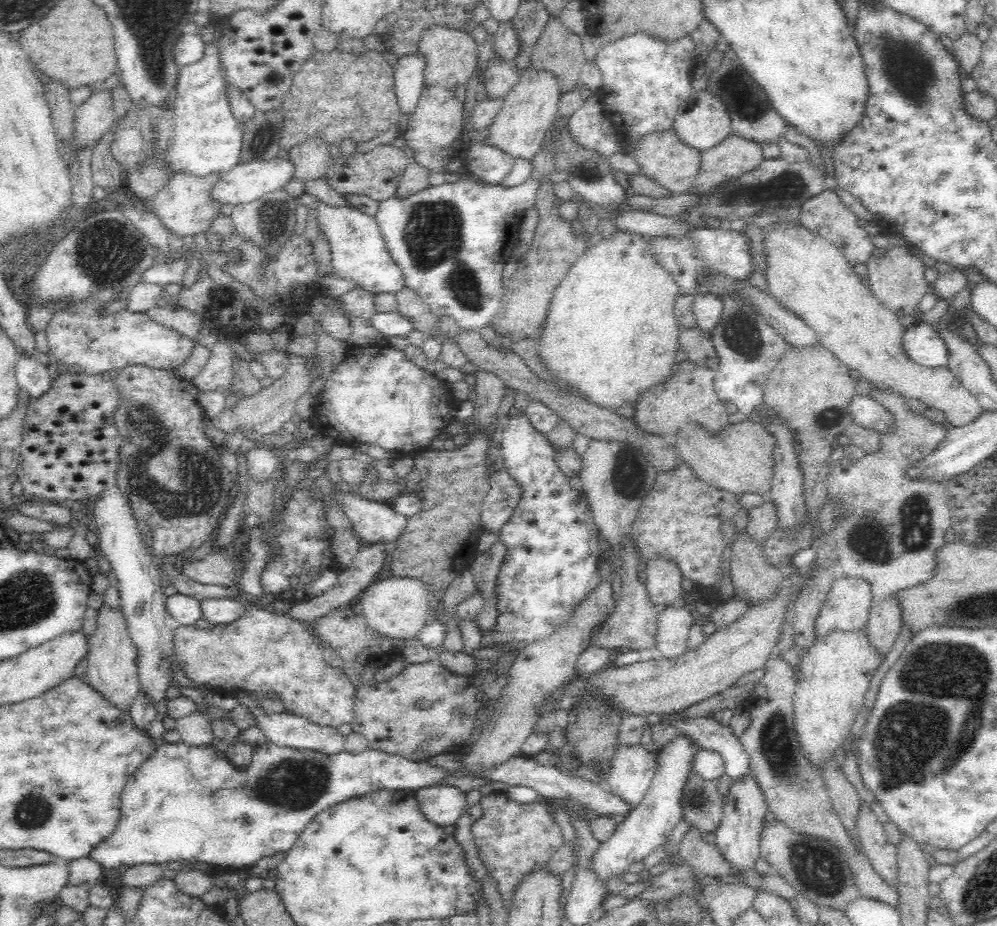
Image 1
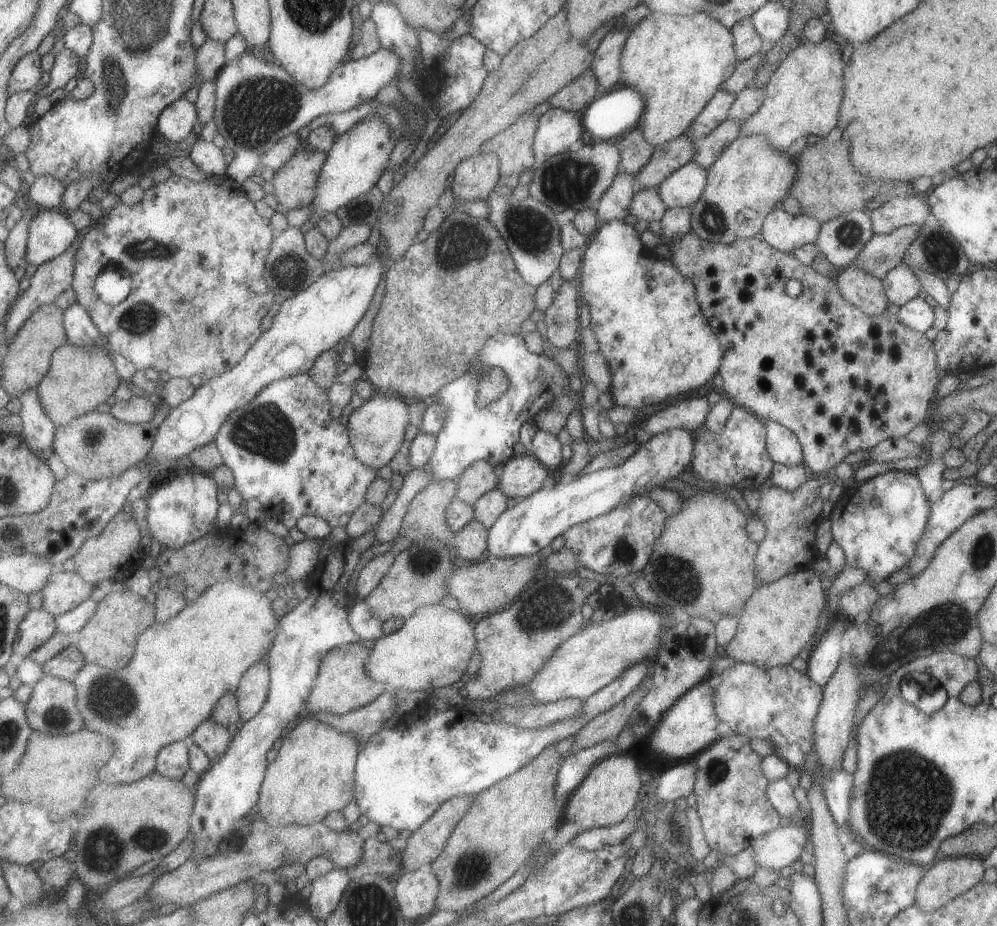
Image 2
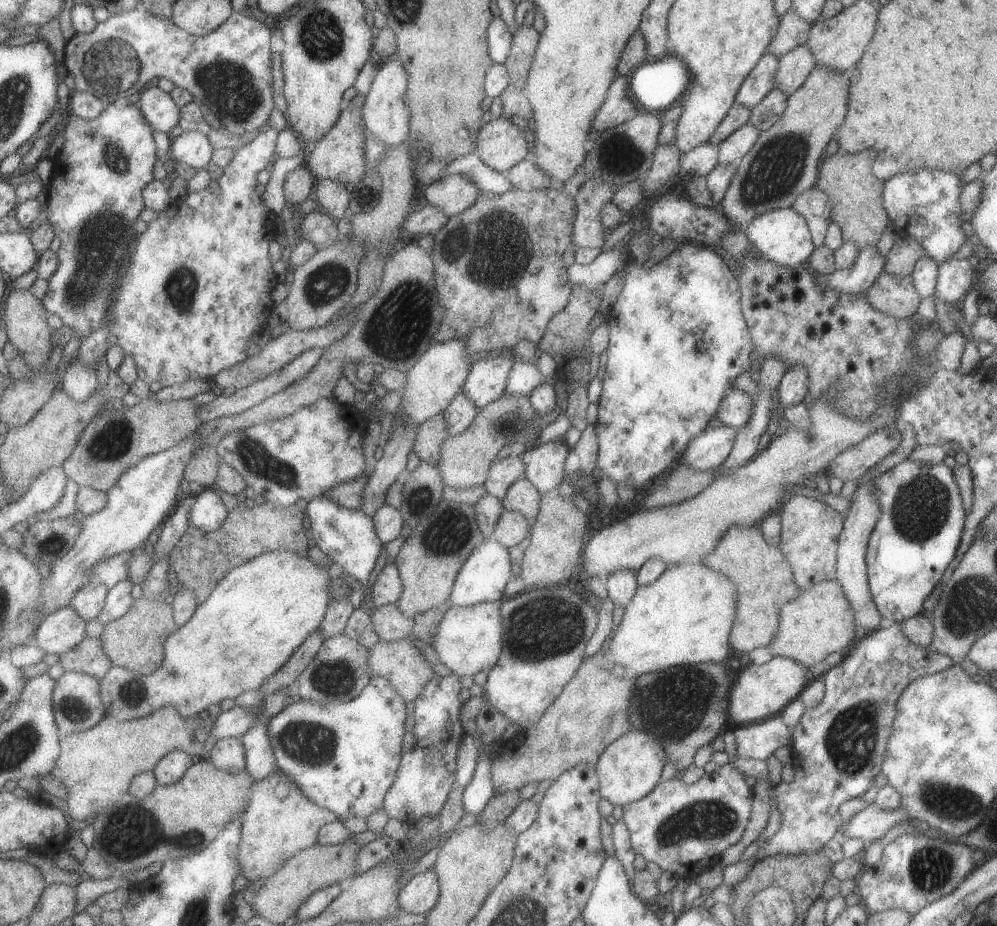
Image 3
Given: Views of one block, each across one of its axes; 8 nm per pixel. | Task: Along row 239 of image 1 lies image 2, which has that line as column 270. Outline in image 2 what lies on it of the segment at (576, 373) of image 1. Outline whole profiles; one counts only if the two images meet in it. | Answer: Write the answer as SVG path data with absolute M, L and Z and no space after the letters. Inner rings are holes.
M220 581L208 592L205 592L195 603L189 604L176 618L165 623L156 621L150 628L147 628L138 637L137 646L135 646L135 656L133 656L133 660L131 660L131 664L127 668L123 668L123 670L109 670L109 668L103 668L99 664L87 664L79 672L74 684L78 691L78 710L86 722L85 727L91 730L91 732L99 732L103 736L109 736L115 742L115 755L99 772L99 776L101 776L103 782L117 785L131 784L131 782L137 782L137 780L141 780L141 778L146 778L152 773L155 773L158 768L158 757L163 751L163 748L180 741L190 741L190 738L197 731L197 728L212 718L217 704L228 693L237 694L247 670L257 662L260 662L266 653L269 653L280 631L281 617L277 618L273 614L273 610L271 610L272 598L272 594L255 591L250 585L245 586L234 581Z

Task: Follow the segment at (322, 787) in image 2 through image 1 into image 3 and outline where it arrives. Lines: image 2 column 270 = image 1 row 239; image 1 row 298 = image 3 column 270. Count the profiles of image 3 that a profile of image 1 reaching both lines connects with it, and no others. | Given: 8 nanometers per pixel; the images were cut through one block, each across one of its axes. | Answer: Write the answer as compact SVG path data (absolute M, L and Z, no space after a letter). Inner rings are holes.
M281 770L265 780L254 783L250 807L243 818L240 848L241 875L250 883L253 880L267 882L290 858L320 842L318 838L322 826L341 820L340 816L332 810L320 807L309 800L298 784Z

